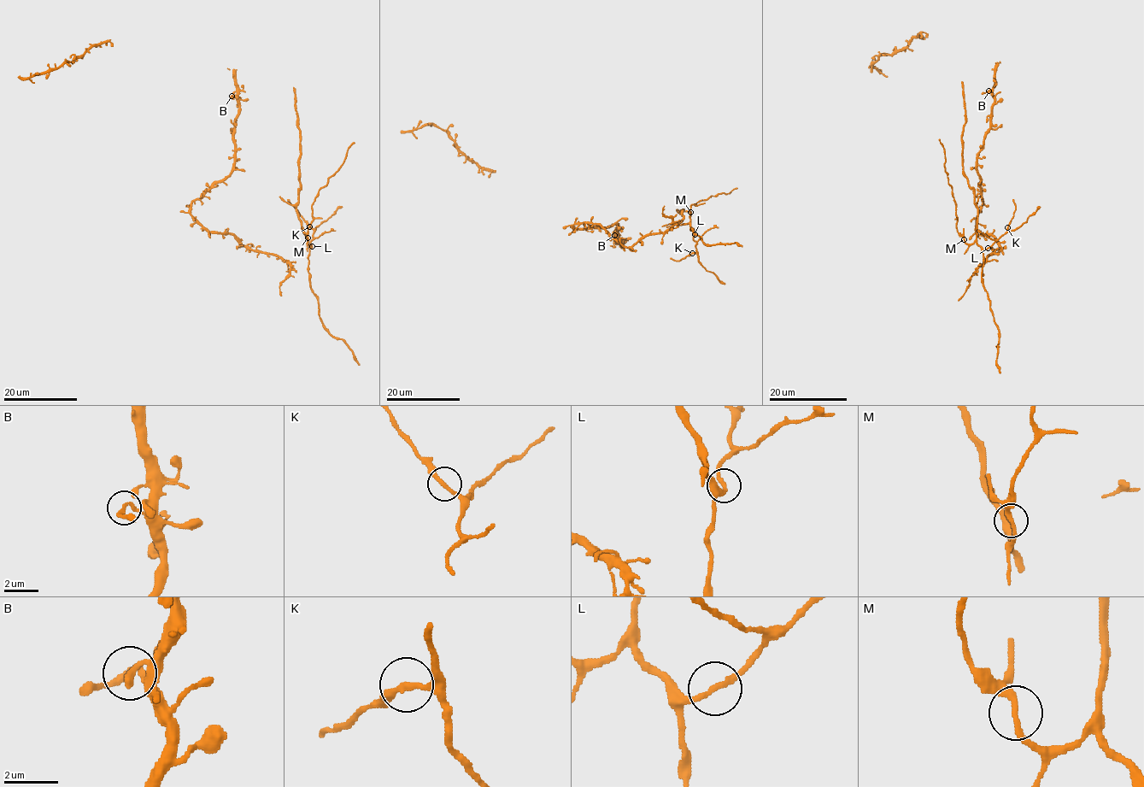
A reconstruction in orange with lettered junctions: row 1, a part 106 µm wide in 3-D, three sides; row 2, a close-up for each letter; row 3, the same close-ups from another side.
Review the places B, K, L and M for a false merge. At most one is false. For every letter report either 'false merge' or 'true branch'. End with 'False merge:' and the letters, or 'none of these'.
B: true branch
K: true branch
L: true branch
M: true branch
False merge: none of these

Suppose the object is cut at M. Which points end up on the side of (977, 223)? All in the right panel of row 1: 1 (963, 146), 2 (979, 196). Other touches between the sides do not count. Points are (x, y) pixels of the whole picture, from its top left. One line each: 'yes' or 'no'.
1: yes
2: yes

